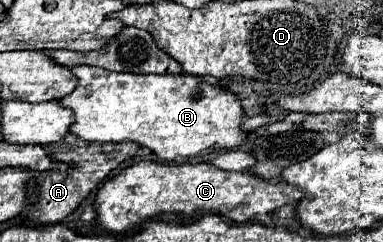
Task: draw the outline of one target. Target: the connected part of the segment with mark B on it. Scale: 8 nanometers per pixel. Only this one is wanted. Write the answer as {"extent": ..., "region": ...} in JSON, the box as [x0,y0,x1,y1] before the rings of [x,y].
{"extent":[57,65,247,161],"region":[[[77,65],[77,67],[71,67],[71,71],[79,83],[73,93],[65,95],[57,103],[73,111],[75,121],[69,131],[85,141],[91,141],[91,143],[135,141],[141,147],[149,147],[163,161],[179,161],[203,151],[211,153],[213,149],[237,147],[247,137],[247,133],[239,129],[241,117],[243,117],[243,107],[239,99],[231,91],[223,91],[219,85],[209,83],[209,79],[187,75],[187,73],[179,73],[179,75],[115,73],[99,67],[89,67],[89,65]]]}

